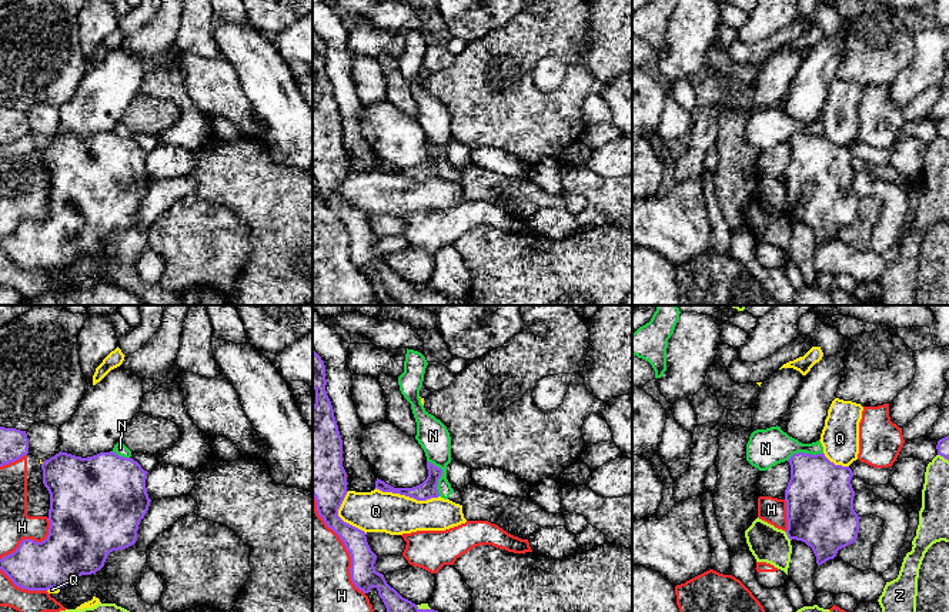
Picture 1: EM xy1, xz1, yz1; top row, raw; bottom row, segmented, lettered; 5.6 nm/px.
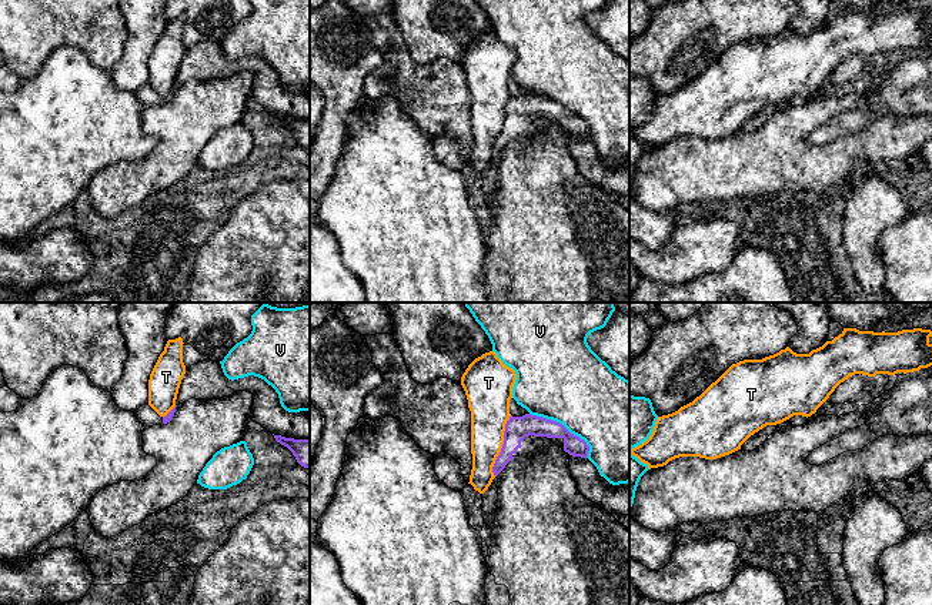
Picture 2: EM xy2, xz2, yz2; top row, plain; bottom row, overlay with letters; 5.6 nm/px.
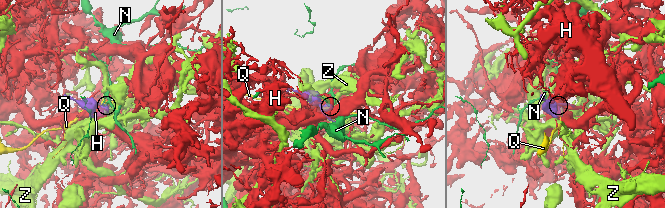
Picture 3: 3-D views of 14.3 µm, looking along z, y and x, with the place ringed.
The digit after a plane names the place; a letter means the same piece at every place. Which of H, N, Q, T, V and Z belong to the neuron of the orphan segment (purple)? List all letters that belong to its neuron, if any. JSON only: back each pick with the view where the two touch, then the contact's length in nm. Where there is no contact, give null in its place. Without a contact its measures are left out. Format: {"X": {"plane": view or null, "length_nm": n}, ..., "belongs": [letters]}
{"belongs": []}

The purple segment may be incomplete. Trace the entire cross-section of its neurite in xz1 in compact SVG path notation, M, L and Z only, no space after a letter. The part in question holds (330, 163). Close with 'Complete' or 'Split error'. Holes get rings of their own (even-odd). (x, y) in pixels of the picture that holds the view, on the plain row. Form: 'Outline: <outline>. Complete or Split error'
Outline: M313 30L313 68L315 70L315 84L313 86L313 177L317 181L318 195L324 200L327 207L333 210L344 223L351 237L351 261L364 274L371 268L378 271L387 292L398 305L452 305L451 300L434 290L420 290L411 281L402 278L394 268L391 268L384 255L375 251L377 235L371 231L367 223L367 214L338 197L338 190L347 175L347 153L342 147L342 120L334 97L331 81L325 71L325 46L321 37Z. Complete

